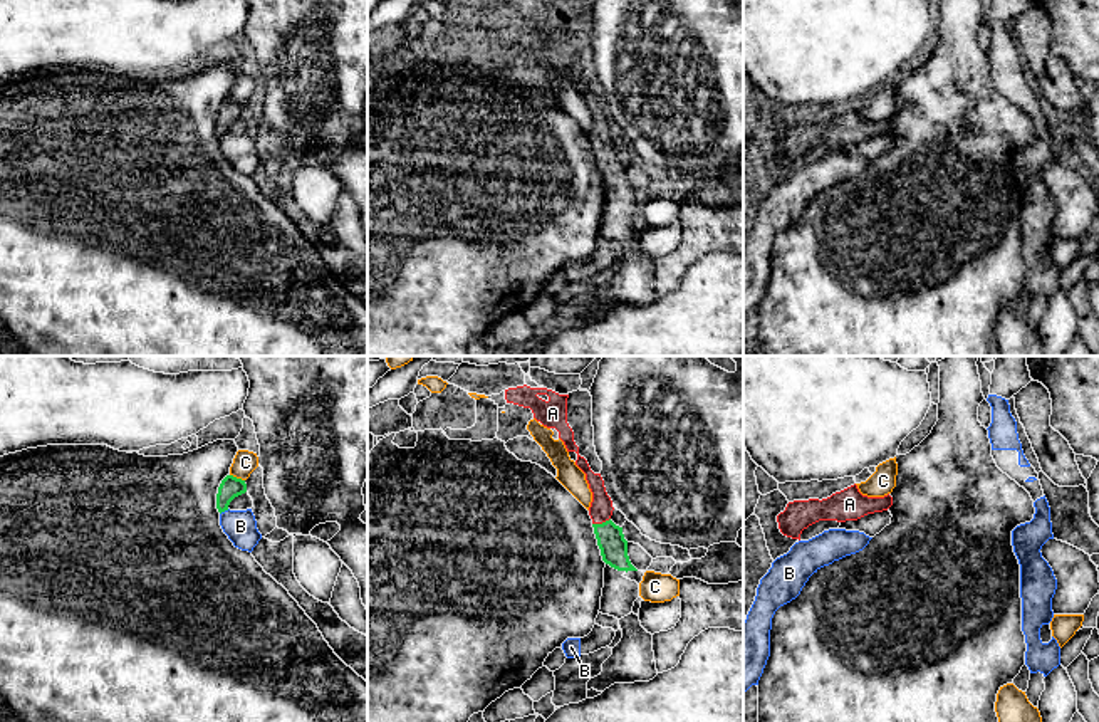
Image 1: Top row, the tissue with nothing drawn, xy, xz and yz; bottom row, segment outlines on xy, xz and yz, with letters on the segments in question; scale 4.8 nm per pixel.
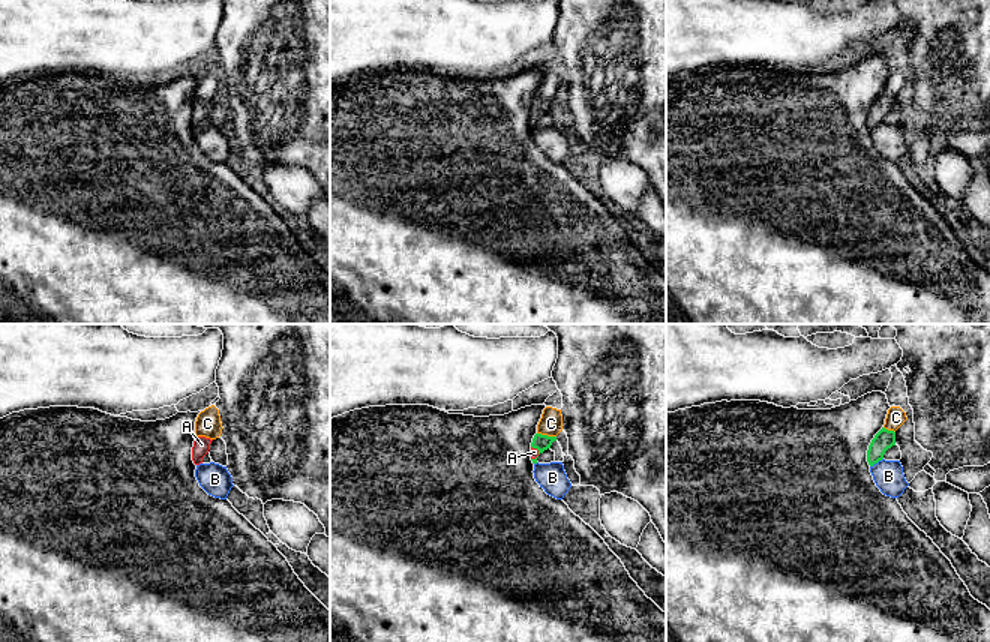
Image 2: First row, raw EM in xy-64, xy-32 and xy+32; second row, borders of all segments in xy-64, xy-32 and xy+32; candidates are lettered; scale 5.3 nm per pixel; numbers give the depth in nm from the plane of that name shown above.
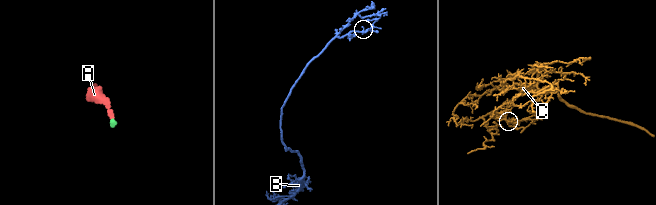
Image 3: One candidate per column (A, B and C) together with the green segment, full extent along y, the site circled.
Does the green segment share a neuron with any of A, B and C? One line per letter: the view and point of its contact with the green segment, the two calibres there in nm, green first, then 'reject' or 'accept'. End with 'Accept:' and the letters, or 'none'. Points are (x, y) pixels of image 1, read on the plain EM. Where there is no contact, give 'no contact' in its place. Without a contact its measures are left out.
A: meets green in xz at (603, 146); 130 nm thick on the green side, 110 nm on the other; accept
B: meets green in xy at (223, 135); 110 nm thick on the green side, 160 nm on the other; reject
C: meets green in xy at (235, 101); 110 nm thick on the green side, 110 nm on the other; reject
Accept: A

